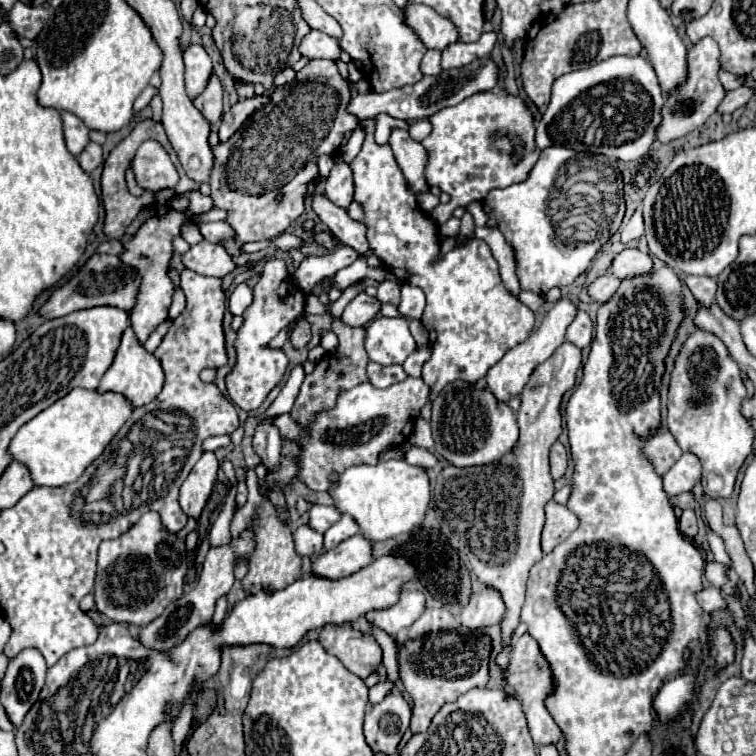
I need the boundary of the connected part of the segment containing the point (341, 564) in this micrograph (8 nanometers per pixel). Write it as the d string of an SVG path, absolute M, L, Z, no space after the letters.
M357 534L321 554L313 562L311 572L337 580L361 570L363 566L371 564L371 560L373 560L373 544L363 534Z

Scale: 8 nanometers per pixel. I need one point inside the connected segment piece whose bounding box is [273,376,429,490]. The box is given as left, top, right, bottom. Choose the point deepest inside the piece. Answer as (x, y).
(366, 420)

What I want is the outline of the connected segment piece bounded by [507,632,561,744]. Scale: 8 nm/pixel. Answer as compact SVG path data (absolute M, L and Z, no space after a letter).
M525 632L515 644L513 644L513 652L511 652L511 664L509 664L509 686L515 690L517 694L517 700L521 702L523 706L523 712L525 712L525 718L527 718L527 724L529 724L529 730L531 730L531 736L533 736L533 742L535 744L555 744L559 738L561 738L561 730L559 726L553 722L551 714L547 712L545 704L543 704L543 698L549 694L551 690L551 670L537 646L537 642Z

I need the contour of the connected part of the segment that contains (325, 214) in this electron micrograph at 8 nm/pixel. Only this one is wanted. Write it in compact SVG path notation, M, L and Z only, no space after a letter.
M321 194L313 196L313 210L317 212L317 216L325 222L325 226L337 236L337 240L343 246L349 246L355 252L367 252L369 250L365 222L353 220L345 208L335 206L329 198L325 198Z

